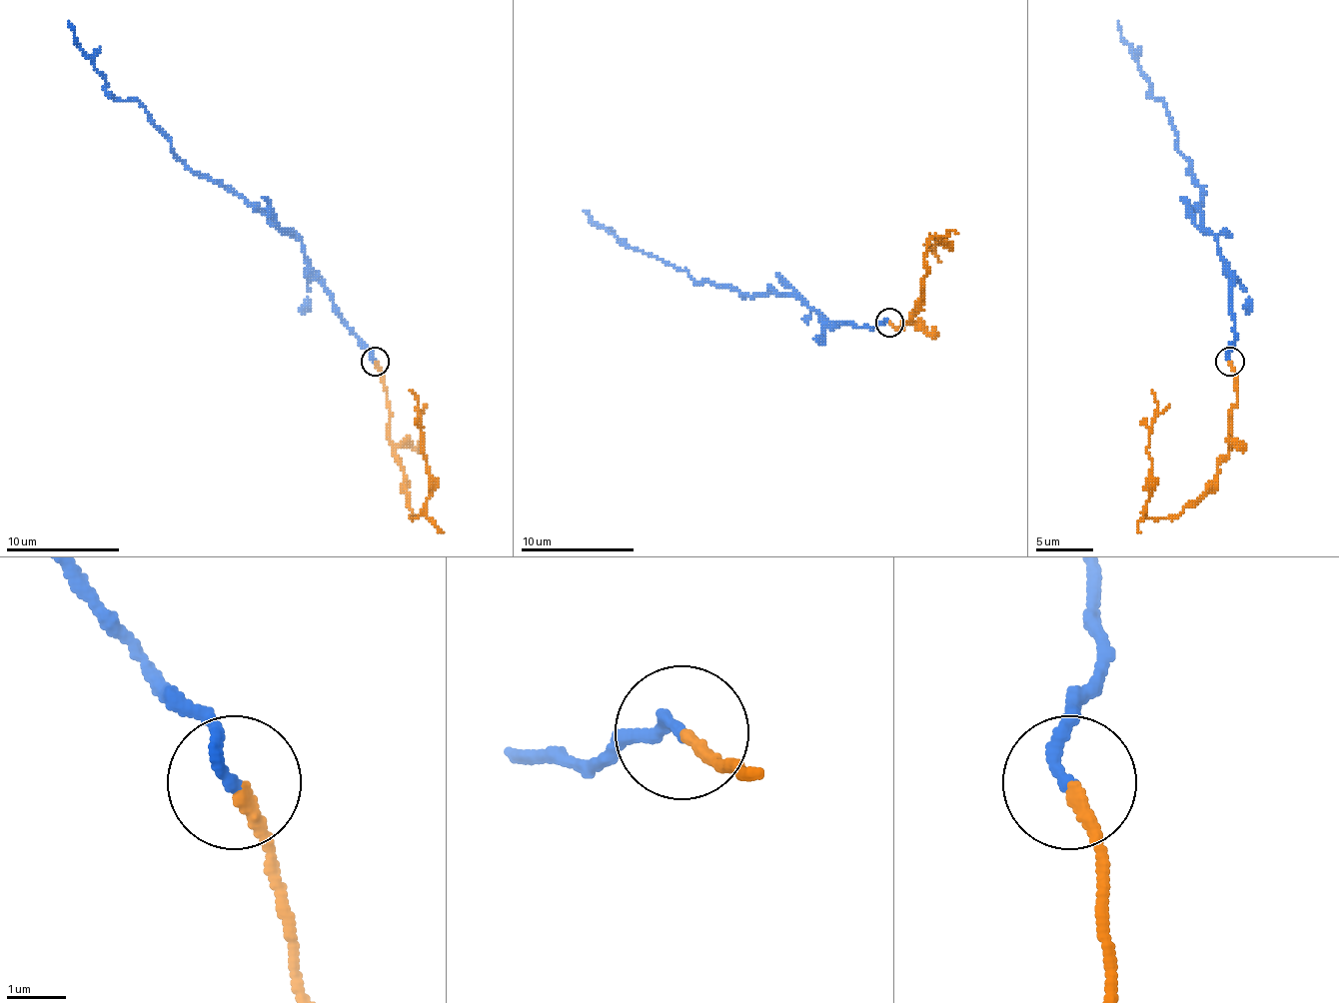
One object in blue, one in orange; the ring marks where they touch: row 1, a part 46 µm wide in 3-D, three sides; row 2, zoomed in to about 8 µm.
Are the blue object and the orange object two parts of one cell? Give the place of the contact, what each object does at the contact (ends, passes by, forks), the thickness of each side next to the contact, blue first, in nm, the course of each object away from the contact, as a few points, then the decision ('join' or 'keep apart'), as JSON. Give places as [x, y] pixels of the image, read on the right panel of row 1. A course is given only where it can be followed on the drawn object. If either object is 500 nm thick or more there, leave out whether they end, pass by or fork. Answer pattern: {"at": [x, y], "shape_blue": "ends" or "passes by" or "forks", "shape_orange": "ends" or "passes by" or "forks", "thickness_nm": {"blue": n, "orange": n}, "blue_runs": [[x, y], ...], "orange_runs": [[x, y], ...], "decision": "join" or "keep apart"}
{"at": [1229, 361], "shape_blue": "ends", "shape_orange": "ends", "thickness_nm": {"blue": 220, "orange": 220}, "blue_runs": [[1229, 362], [1231, 271], [1203, 226], [1203, 194], [1177, 149], [1166, 106], [1149, 89], [1118, 21]], "orange_runs": [[1229, 362], [1237, 393], [1229, 456], [1217, 479], [1169, 518], [1143, 512], [1152, 496], [1152, 391]], "decision": "join"}

